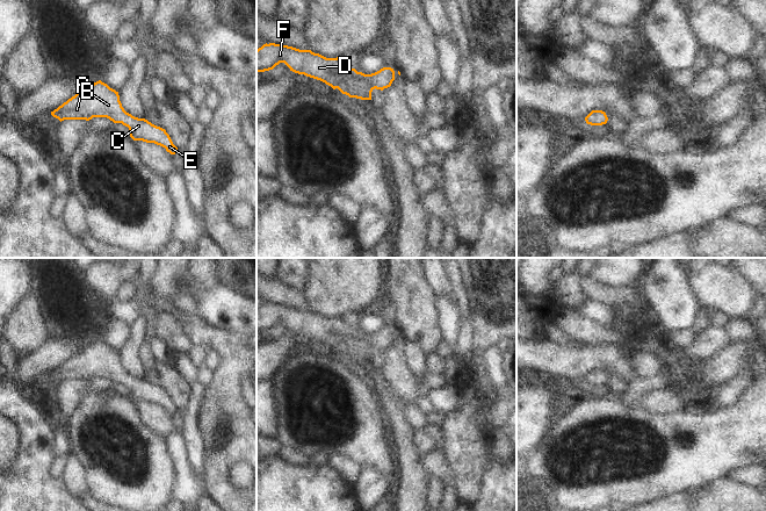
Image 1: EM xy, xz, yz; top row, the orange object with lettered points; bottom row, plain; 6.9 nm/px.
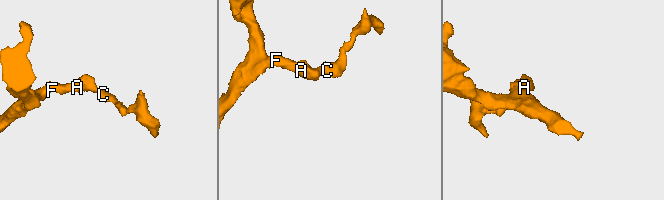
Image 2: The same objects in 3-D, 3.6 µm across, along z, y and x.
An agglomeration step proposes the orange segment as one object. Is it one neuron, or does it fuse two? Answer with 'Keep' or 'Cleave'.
Keep

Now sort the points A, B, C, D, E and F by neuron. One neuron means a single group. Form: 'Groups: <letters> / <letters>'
Groups: A B C D E F

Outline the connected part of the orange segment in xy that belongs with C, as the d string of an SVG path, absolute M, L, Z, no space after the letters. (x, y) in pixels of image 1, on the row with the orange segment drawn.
M101 80L81 88L74 96L51 111L51 115L60 122L107 117L114 123L128 127L133 141L154 143L165 147L171 154L179 152L165 129L127 113L120 101L118 92Z

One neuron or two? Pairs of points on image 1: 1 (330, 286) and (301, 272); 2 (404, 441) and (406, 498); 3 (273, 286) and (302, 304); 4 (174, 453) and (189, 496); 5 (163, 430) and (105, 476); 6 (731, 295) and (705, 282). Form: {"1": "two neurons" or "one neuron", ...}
{"1": "two neurons", "2": "one neuron", "3": "one neuron", "4": "one neuron", "5": "two neurons", "6": "one neuron"}

